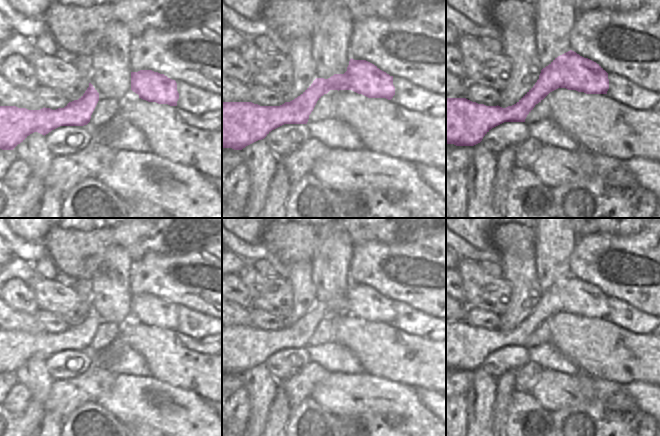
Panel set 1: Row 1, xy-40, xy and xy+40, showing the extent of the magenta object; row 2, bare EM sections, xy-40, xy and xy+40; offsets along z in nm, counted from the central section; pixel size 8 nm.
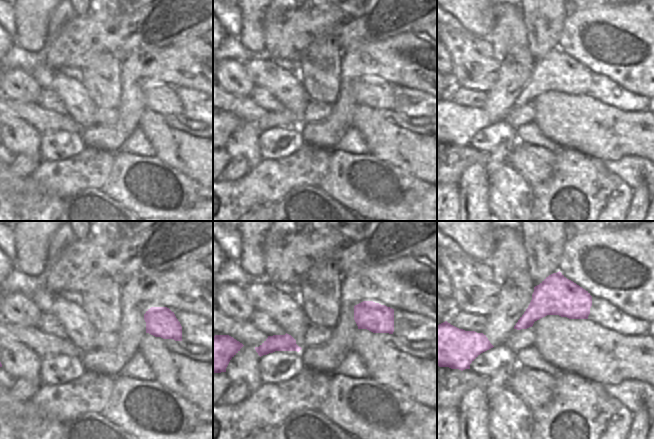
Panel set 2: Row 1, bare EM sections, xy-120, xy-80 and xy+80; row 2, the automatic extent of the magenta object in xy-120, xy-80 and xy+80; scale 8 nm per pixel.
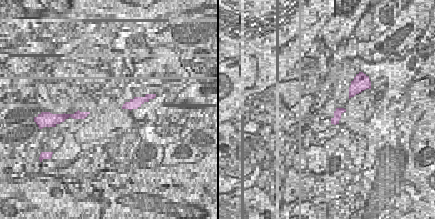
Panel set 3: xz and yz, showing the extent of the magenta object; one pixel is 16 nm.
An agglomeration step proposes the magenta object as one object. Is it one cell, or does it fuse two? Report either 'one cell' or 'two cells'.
one cell

